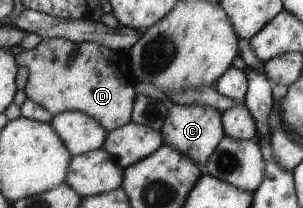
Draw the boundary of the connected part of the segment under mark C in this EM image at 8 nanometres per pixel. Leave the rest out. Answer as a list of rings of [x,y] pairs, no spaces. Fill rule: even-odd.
[[[173,104],[168,110],[168,116],[162,128],[159,130],[162,135],[162,144],[166,144],[180,154],[194,159],[198,166],[203,169],[204,164],[209,161],[210,154],[217,148],[218,142],[225,136],[224,127],[221,125],[221,112],[210,108],[210,106],[188,106]]]

